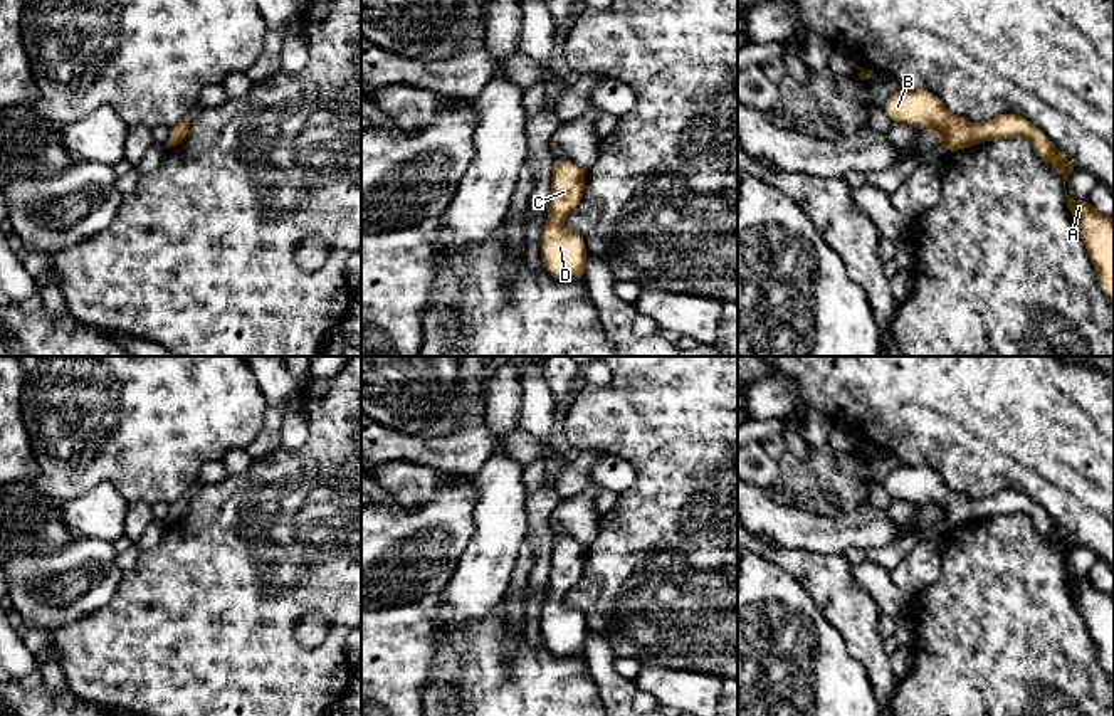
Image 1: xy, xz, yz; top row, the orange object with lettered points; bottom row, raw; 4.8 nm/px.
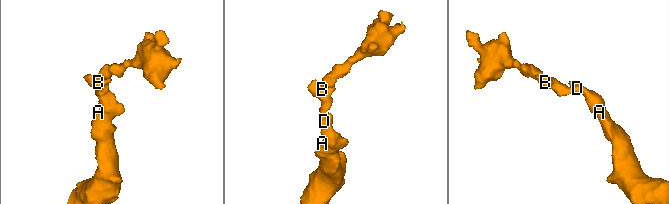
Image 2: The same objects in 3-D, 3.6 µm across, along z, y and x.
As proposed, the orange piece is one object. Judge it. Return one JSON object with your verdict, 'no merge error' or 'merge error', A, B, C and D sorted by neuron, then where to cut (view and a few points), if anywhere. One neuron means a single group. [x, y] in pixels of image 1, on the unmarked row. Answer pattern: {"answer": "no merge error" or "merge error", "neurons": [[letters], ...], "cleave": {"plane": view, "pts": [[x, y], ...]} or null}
{"answer": "no merge error", "neurons": [["A", "B", "C", "D"]], "cleave": null}

